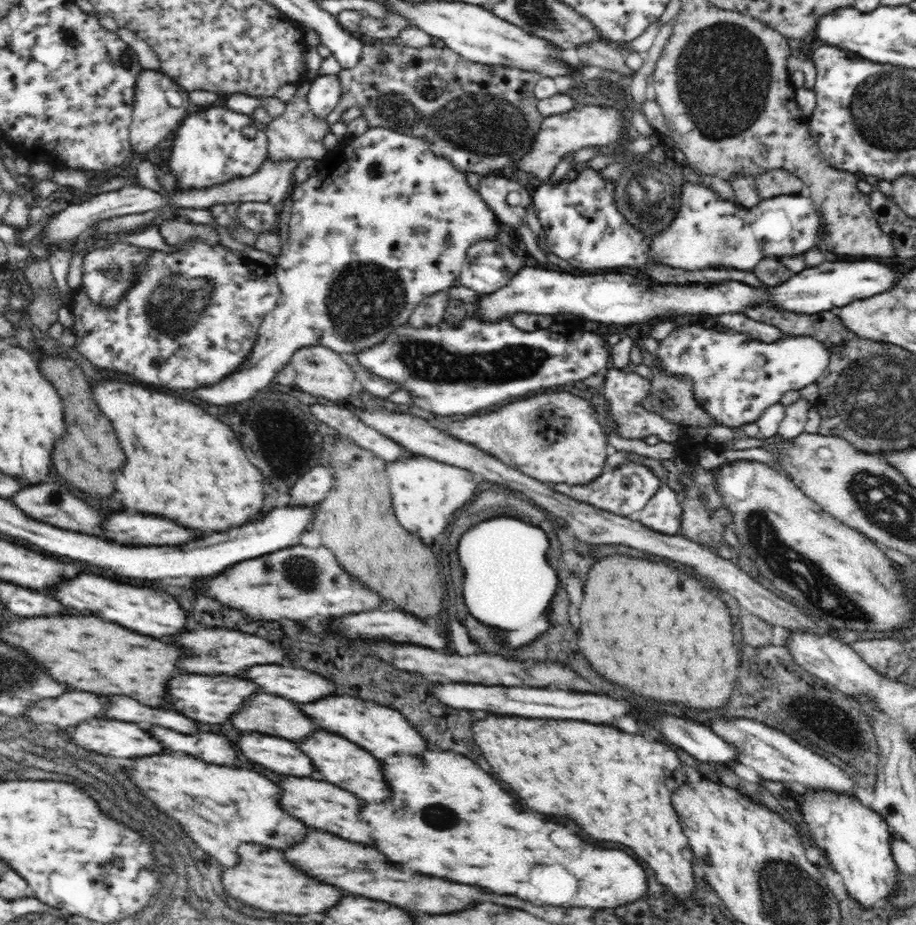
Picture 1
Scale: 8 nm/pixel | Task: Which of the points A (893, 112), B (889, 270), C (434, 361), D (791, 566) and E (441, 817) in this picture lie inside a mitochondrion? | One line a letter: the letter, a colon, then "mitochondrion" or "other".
A: mitochondrion
B: other
C: mitochondrion
D: mitochondrion
E: mitochondrion

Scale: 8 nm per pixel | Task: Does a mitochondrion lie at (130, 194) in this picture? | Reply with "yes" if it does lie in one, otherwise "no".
no

